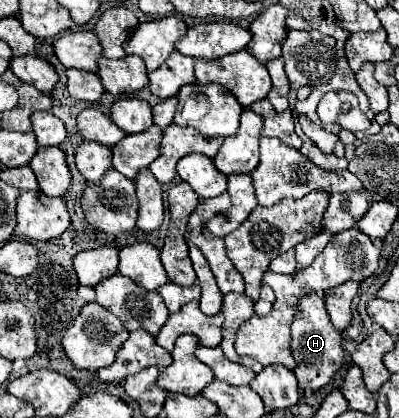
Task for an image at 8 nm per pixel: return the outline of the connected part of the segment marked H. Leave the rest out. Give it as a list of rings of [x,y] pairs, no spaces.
[[[315,293],[303,297],[299,311],[301,313],[299,317],[295,317],[293,323],[293,357],[297,361],[295,375],[303,391],[317,391],[325,387],[333,379],[333,375],[343,367],[343,359],[345,359],[343,337],[329,321],[323,297]]]

